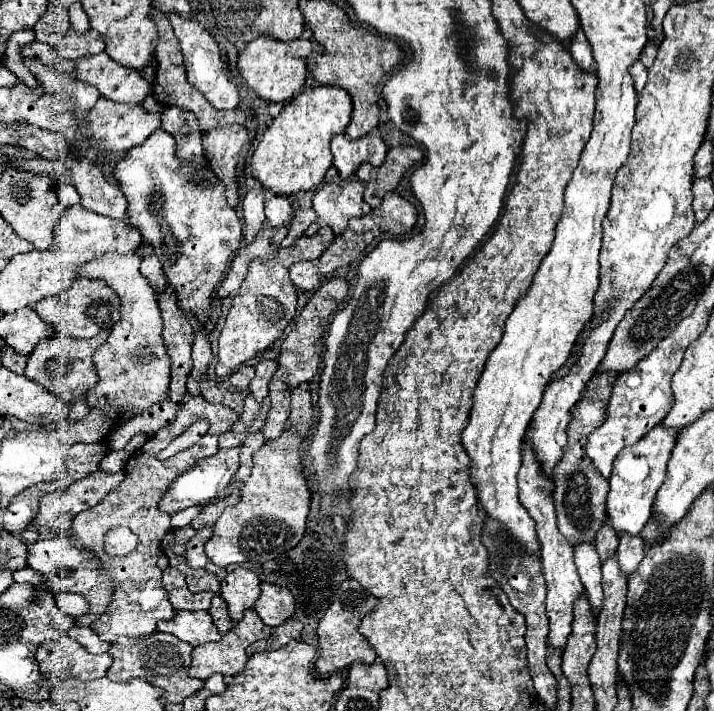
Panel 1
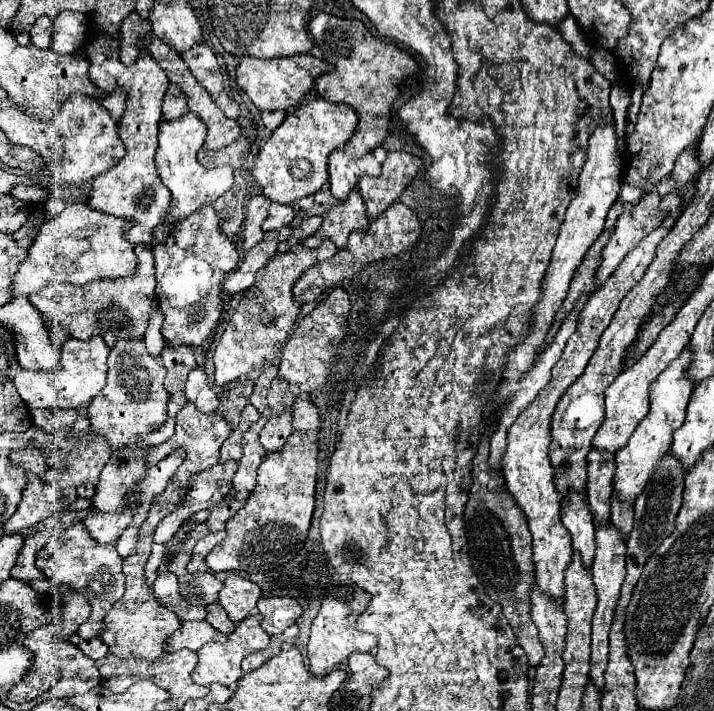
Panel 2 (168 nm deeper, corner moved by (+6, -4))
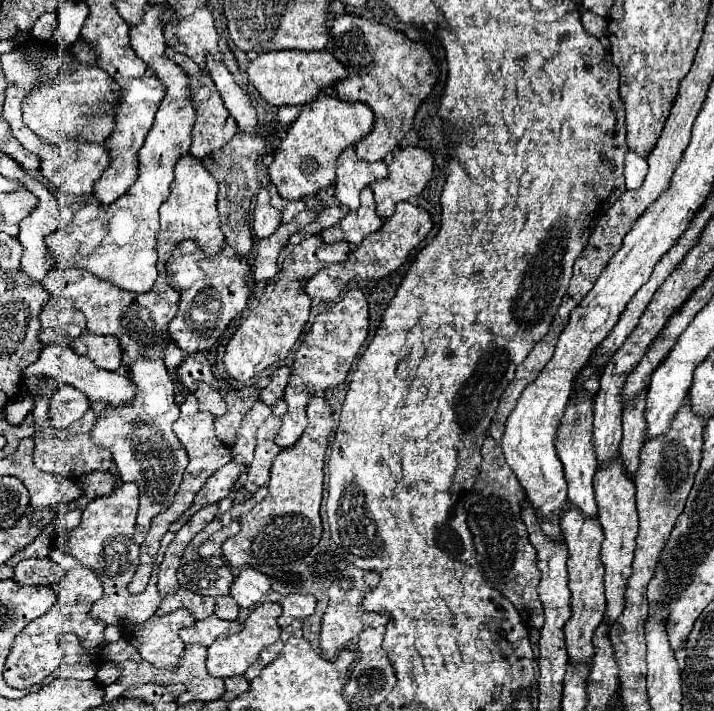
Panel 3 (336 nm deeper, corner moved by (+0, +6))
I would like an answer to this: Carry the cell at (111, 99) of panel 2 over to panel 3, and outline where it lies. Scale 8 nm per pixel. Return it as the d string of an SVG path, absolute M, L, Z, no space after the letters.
M75 62L75 72L45 78L37 90L25 98L23 122L47 144L61 146L69 140L103 144L115 126L115 106L119 100L119 86L101 68Z

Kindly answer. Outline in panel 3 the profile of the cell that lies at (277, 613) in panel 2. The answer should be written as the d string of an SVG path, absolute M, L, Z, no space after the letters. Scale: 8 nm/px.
M289 594L283 598L281 606L283 614L279 616L279 626L285 628L293 620L305 620L307 616L311 616L315 612L317 600L311 594Z

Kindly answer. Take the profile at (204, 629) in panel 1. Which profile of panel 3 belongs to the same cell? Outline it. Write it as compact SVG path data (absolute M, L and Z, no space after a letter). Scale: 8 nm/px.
M209 616L207 620L201 620L201 622L195 622L191 628L185 628L181 630L179 638L185 642L185 644L203 644L203 646L211 646L215 642L217 636L221 634L237 634L243 626L233 620L219 620L215 616Z

